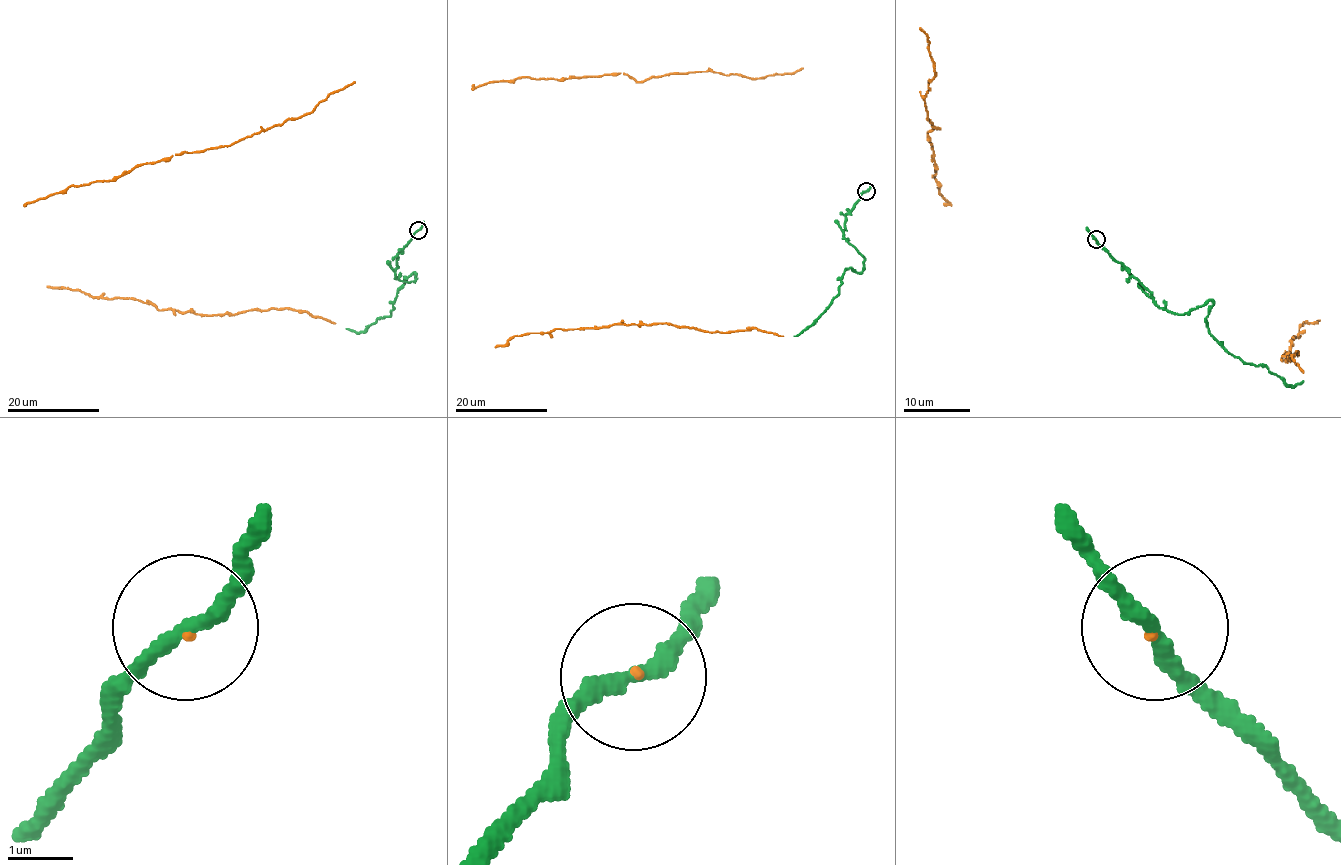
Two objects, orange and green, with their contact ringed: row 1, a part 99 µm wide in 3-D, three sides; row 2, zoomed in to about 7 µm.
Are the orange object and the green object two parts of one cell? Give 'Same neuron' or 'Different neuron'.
Same neuron

